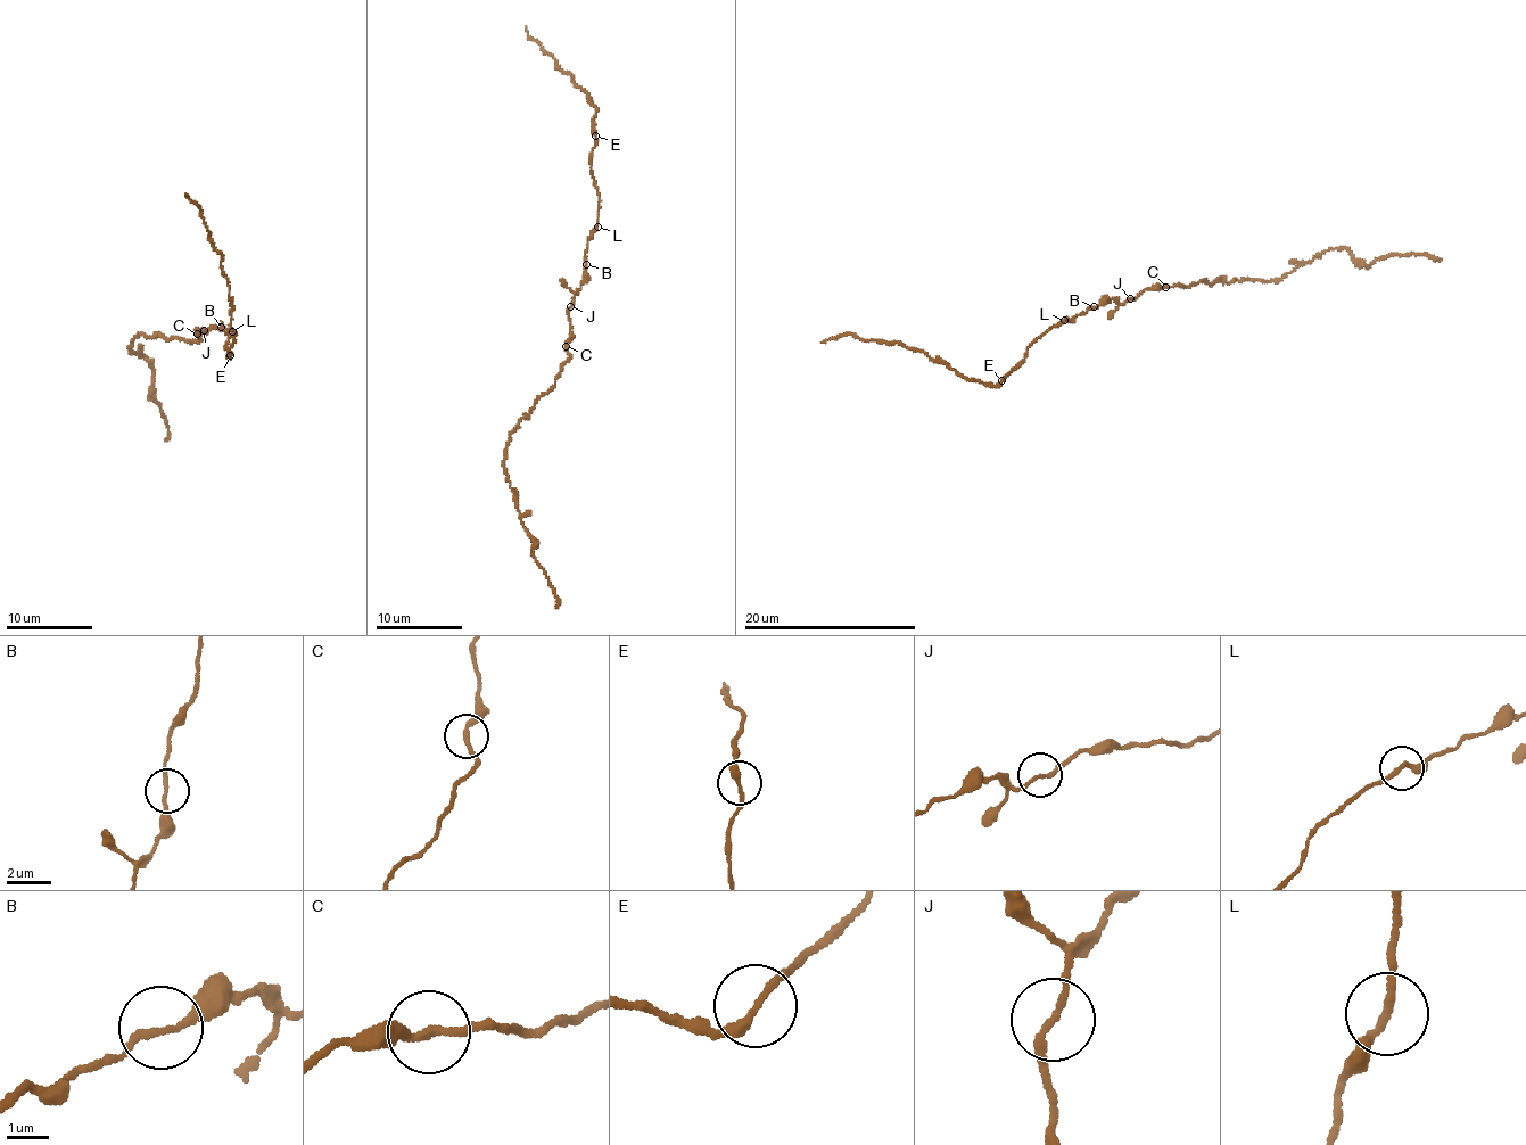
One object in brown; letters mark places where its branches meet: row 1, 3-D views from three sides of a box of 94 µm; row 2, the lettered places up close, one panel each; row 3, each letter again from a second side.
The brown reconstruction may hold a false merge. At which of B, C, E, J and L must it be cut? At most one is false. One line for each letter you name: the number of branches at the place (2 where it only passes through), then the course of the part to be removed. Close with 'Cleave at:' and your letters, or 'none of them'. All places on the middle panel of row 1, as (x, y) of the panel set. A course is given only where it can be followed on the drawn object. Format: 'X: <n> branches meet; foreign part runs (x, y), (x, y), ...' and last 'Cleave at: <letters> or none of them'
Cleave at: none of them

